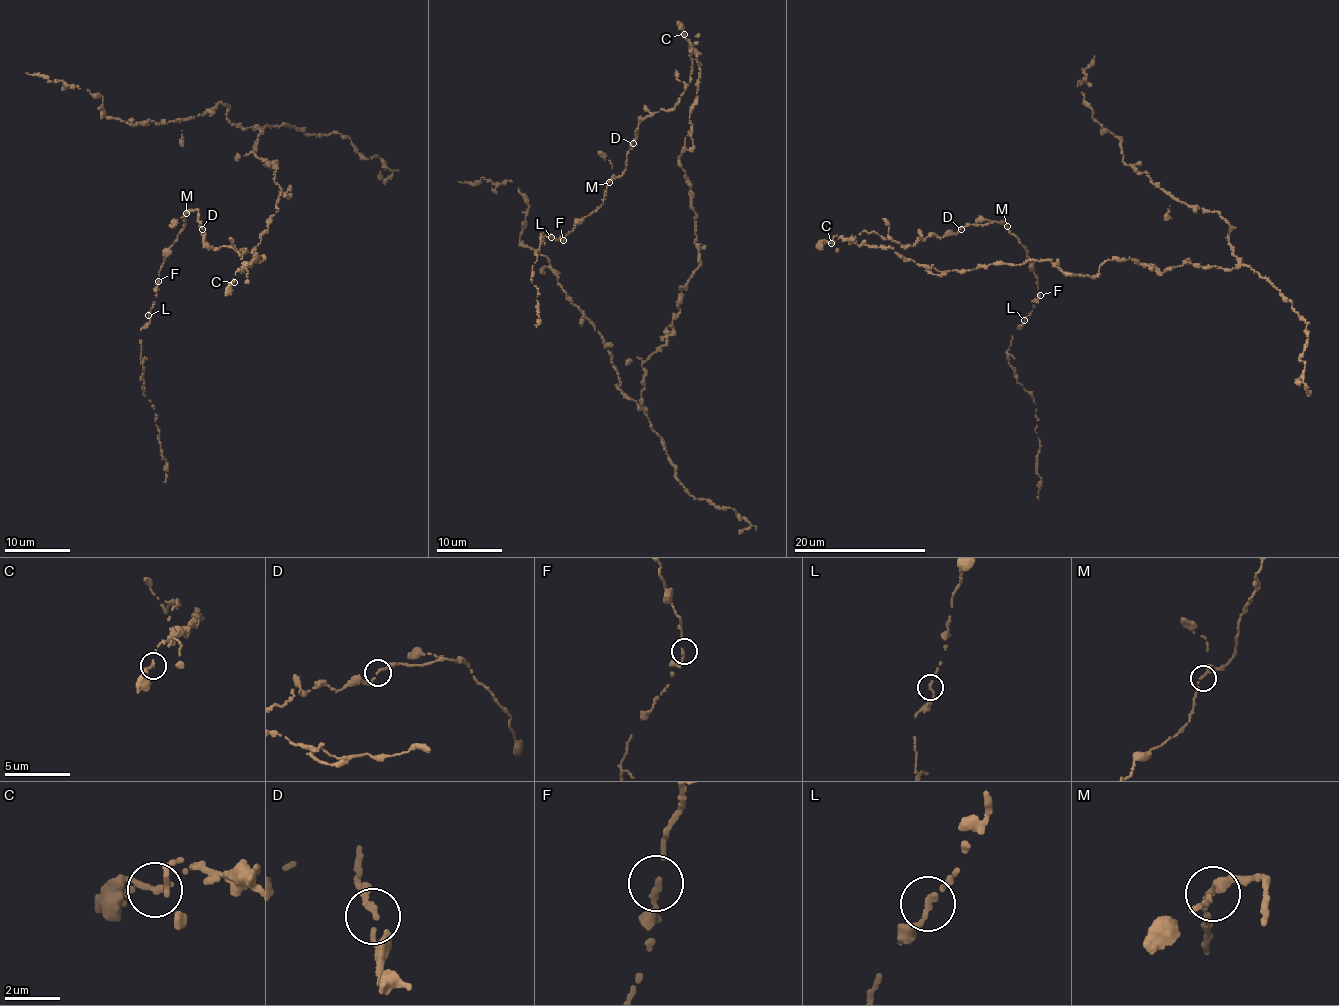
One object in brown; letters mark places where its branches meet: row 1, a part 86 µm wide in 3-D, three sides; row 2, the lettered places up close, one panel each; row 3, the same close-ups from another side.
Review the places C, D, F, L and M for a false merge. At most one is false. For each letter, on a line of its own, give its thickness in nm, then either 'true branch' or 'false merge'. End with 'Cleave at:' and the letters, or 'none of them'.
C: 190 nm | false merge
D: 200 nm | true branch
F: 190 nm | true branch
L: 190 nm | true branch
M: 240 nm | true branch
Cleave at: C

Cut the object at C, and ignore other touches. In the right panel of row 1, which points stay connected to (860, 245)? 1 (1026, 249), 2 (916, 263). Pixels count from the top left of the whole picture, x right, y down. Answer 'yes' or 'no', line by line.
1: no
2: yes

